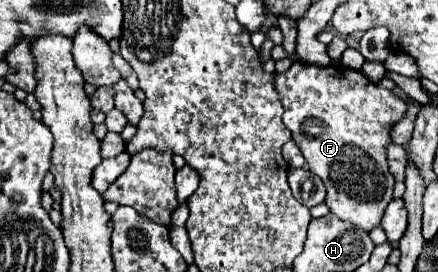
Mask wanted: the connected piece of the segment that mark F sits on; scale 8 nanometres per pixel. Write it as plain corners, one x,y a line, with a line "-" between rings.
292,63
288,71
274,75
274,87
284,107
284,125
290,129
292,139
300,147
308,169
316,173
328,189
326,205
342,221
348,221
370,233
374,227
380,225
384,209
392,199
394,177
390,175
386,165
386,143
390,139
390,125
402,119
402,115
406,113
406,103
392,91
370,83
360,71
342,65
314,67

